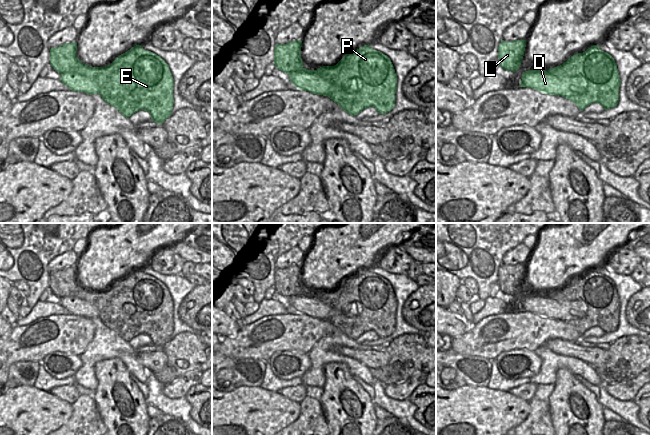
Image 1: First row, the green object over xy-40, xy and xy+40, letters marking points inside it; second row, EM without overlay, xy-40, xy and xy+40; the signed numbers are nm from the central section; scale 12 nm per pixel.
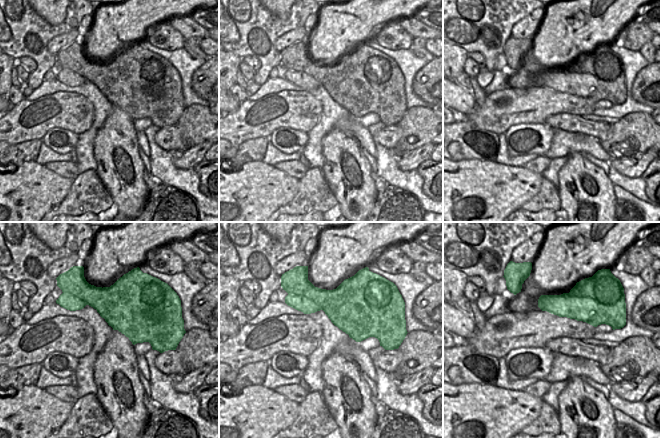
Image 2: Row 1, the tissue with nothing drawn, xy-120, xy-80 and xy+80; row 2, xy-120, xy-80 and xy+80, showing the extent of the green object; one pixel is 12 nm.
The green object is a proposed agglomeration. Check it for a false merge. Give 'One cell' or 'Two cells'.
Two cells

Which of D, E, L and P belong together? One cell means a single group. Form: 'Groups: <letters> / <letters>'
Groups: D / E L P

